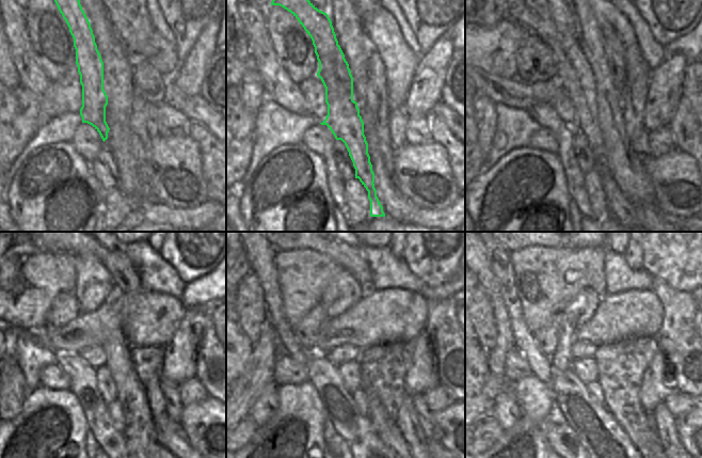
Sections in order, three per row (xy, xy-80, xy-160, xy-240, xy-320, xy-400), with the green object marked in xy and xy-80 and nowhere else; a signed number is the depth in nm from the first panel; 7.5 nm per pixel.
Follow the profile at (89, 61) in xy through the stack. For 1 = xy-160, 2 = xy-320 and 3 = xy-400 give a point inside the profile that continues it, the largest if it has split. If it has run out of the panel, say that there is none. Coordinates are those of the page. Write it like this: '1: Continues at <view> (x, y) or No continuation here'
1: Continues at xy-160 (533, 14)
2: No continuation here
3: No continuation here

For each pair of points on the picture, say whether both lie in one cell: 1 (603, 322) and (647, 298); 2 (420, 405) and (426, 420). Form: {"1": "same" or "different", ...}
{"1": "same", "2": "same"}

